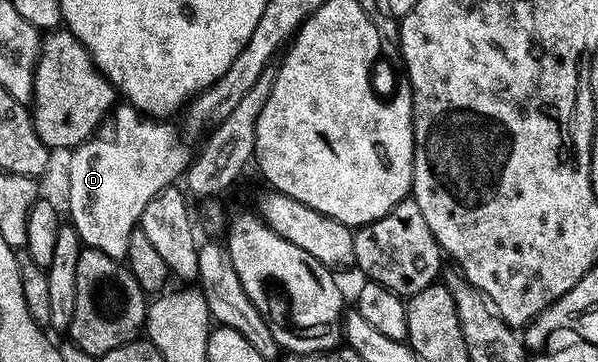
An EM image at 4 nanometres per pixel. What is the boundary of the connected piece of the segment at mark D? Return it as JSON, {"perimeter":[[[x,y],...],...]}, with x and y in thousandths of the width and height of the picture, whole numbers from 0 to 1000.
{"perimeter":[[[201,287],[189,301],[184,331],[169,337],[166,359],[135,403],[119,417],[114,448],[114,591],[117,622],[127,633],[135,671],[149,691],[177,696],[177,707],[214,710],[217,652],[232,627],[244,564],[284,511],[299,506],[321,456],[324,414],[306,392],[303,362],[274,331],[249,326],[219,287]]]}

